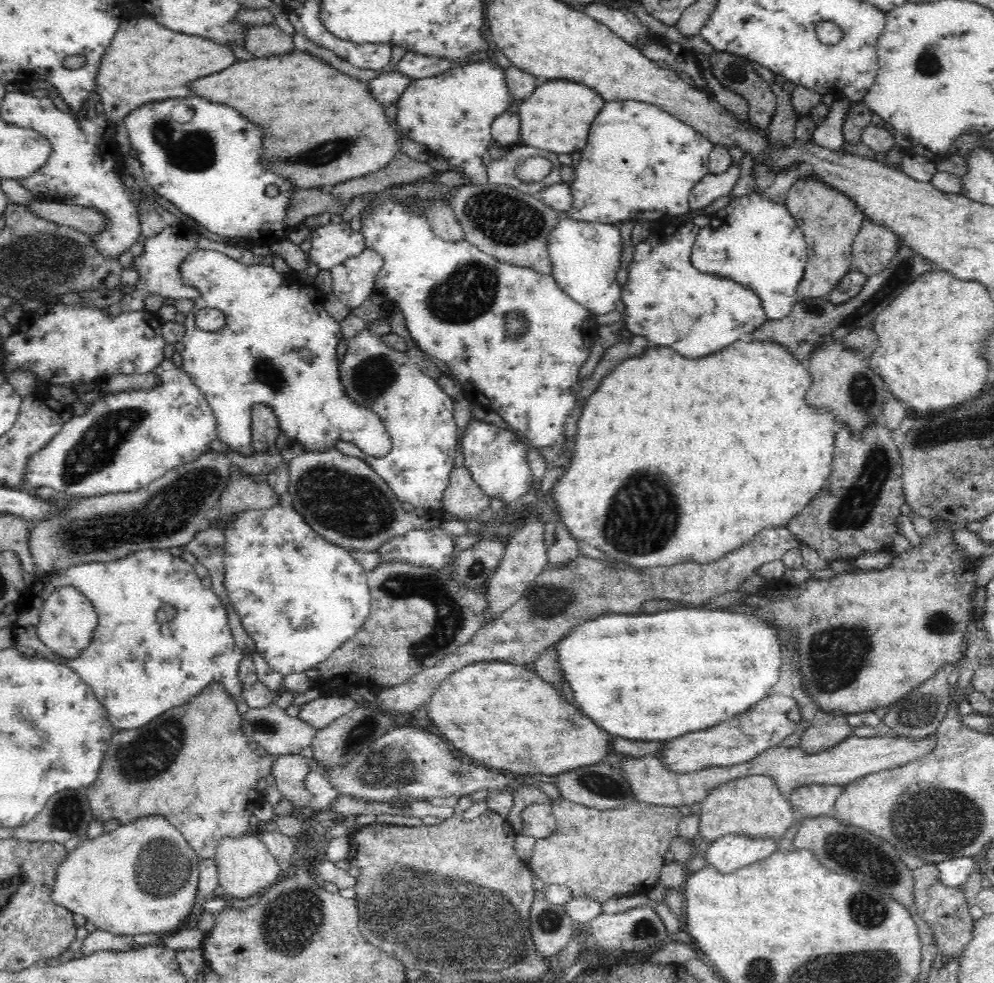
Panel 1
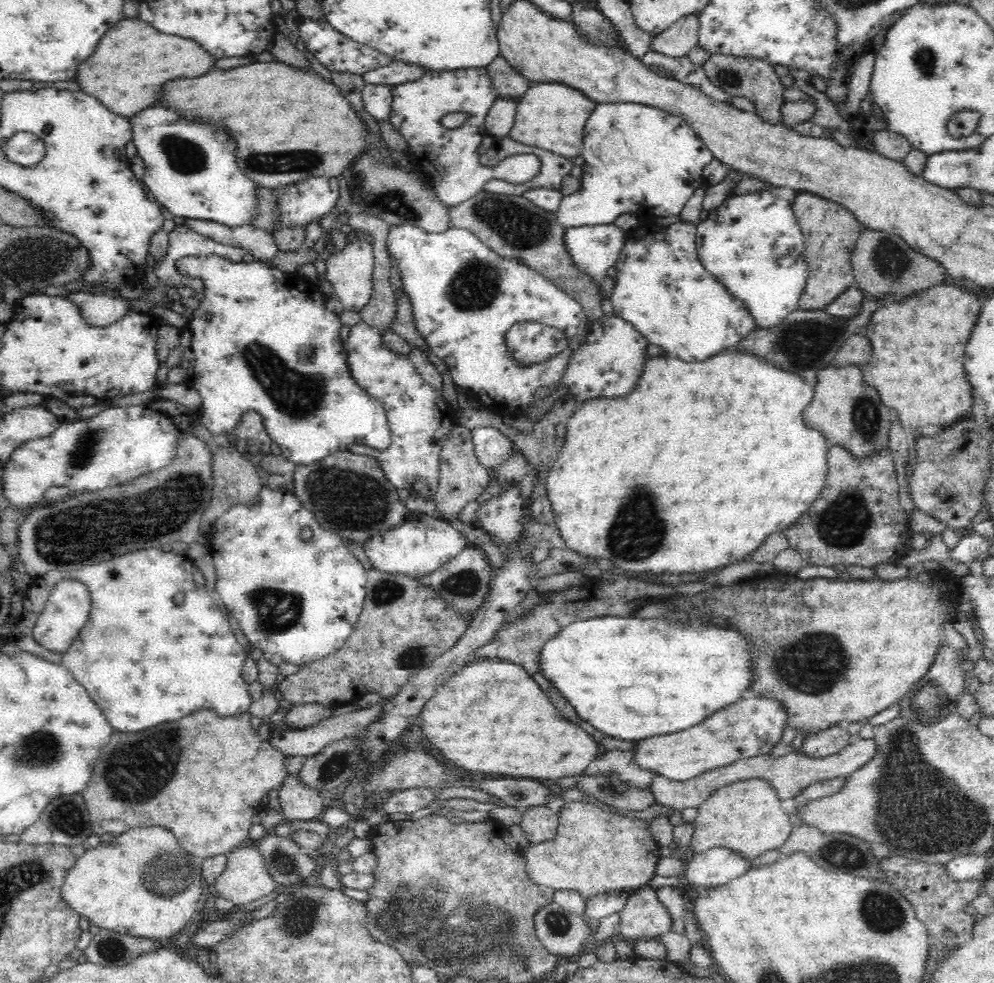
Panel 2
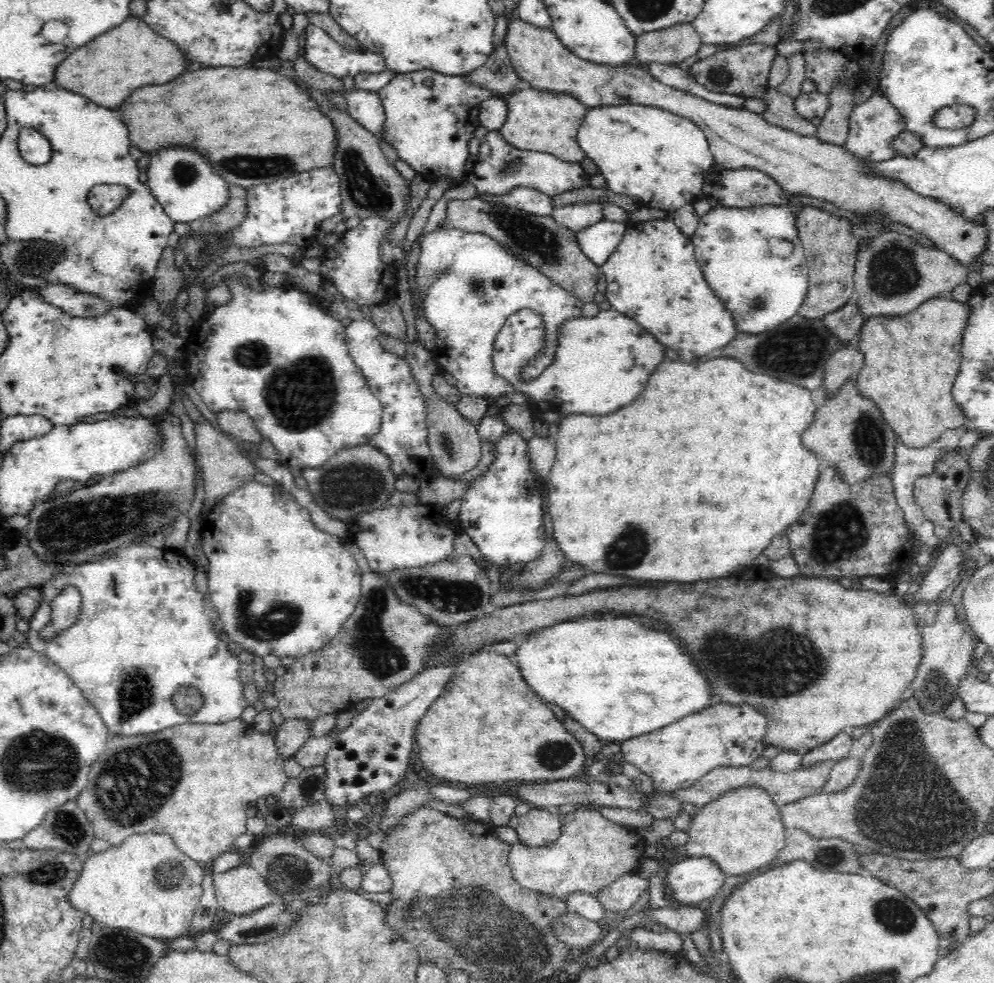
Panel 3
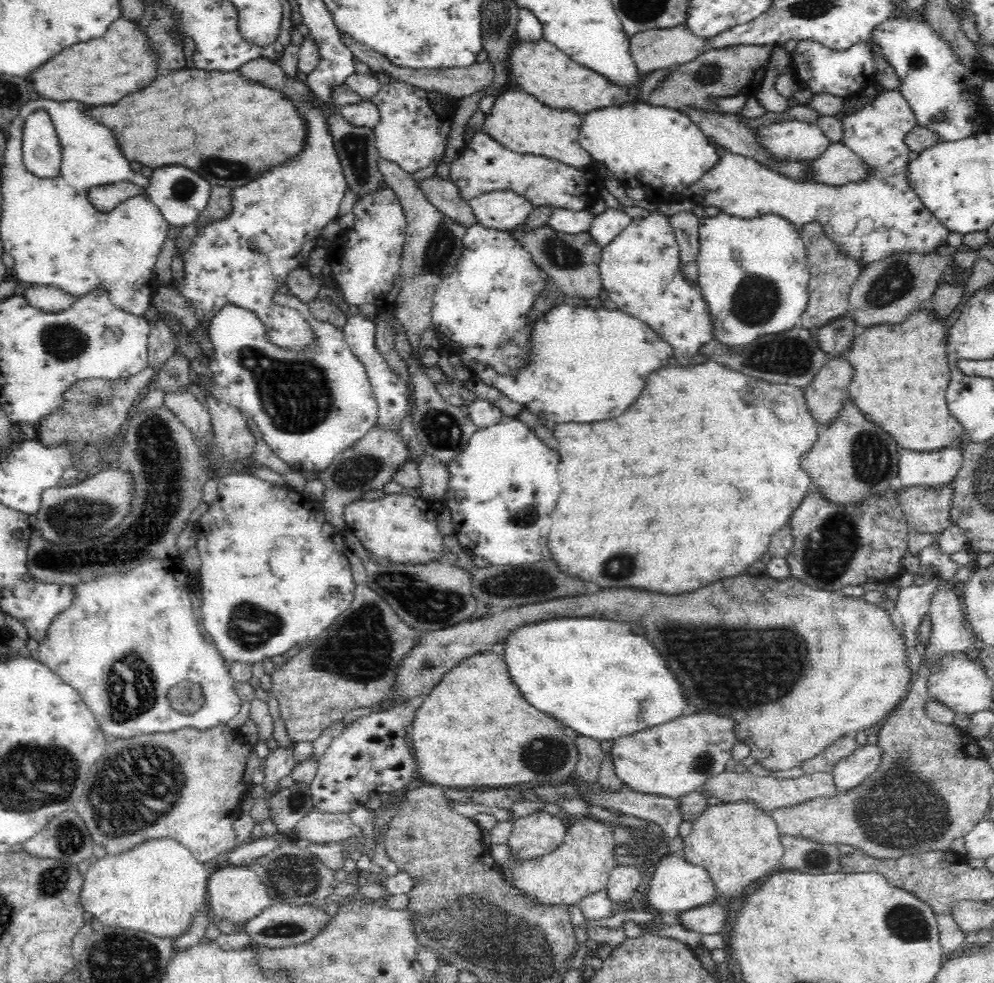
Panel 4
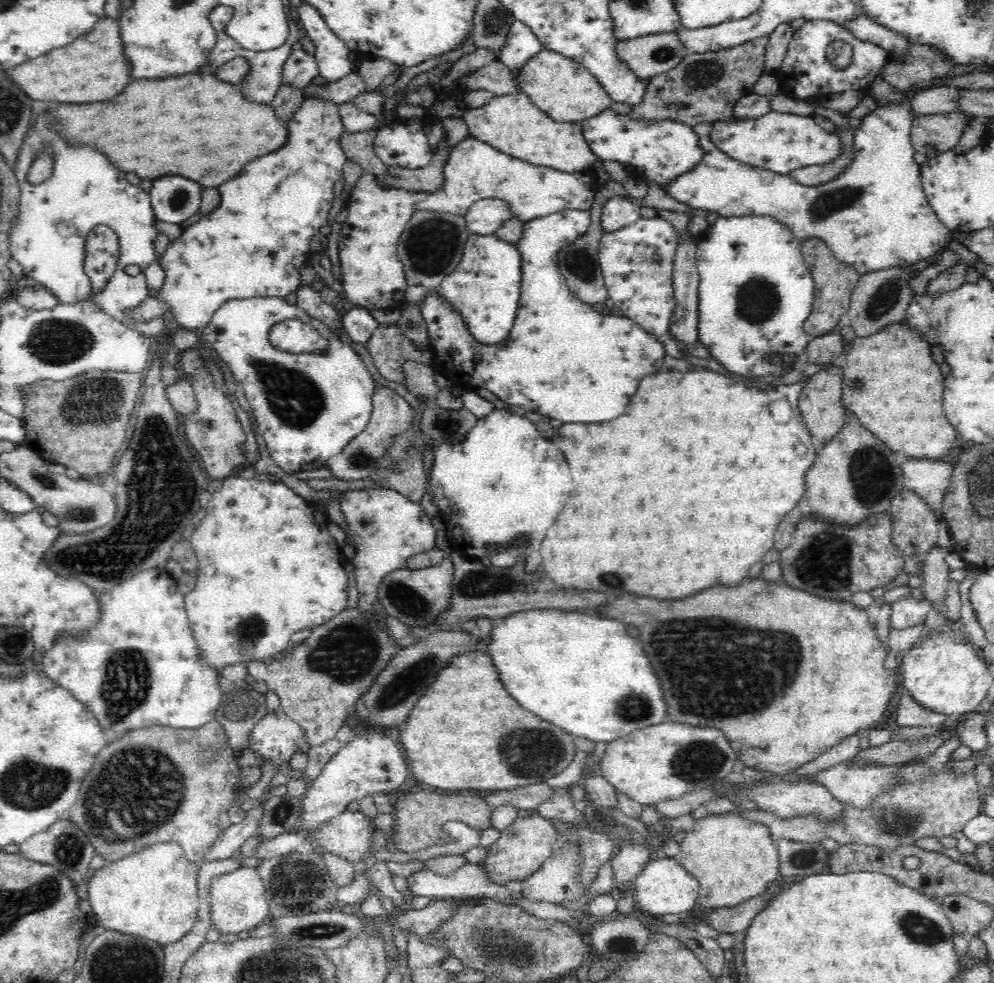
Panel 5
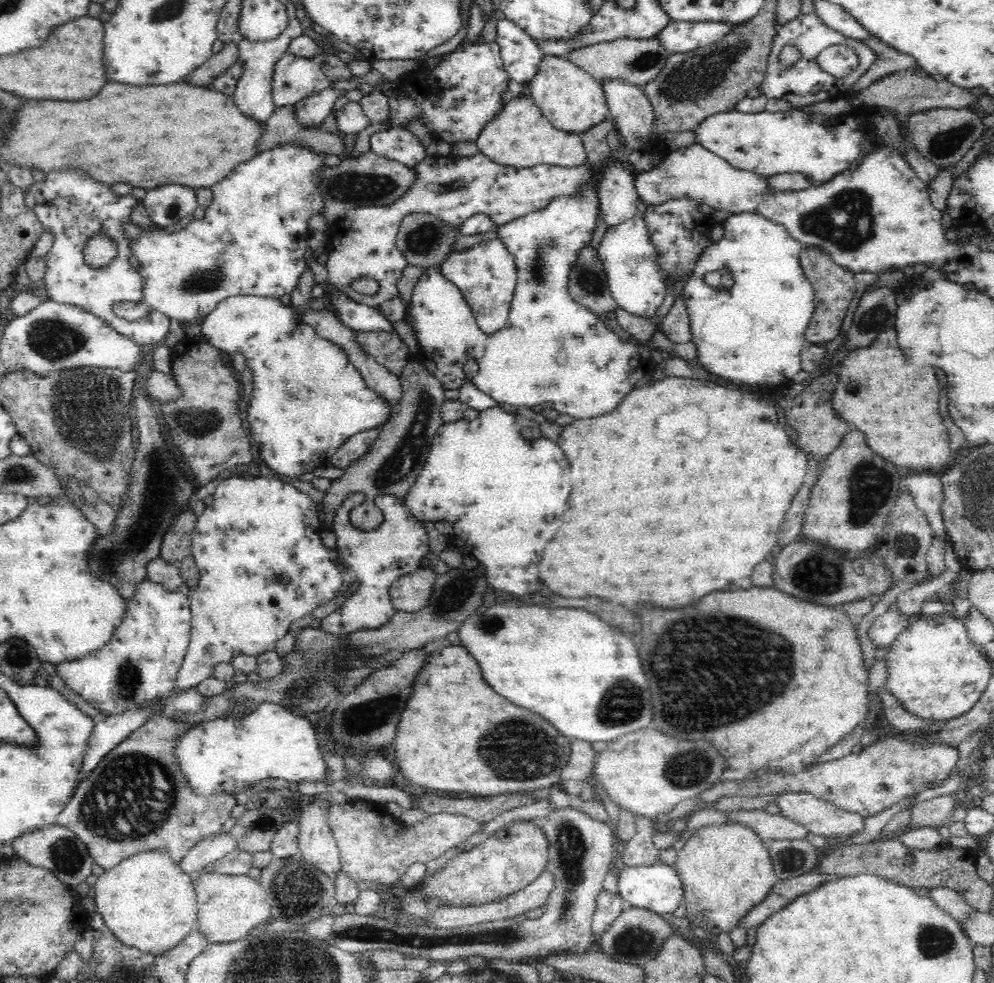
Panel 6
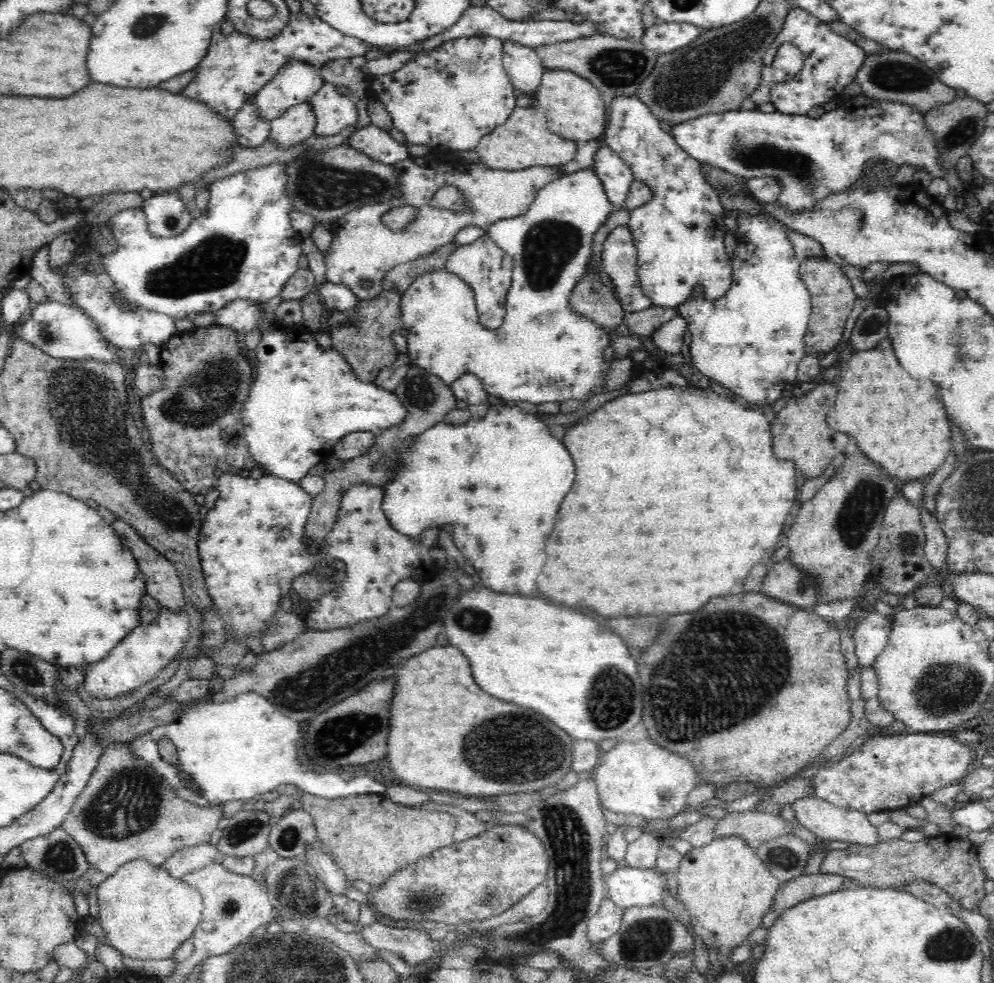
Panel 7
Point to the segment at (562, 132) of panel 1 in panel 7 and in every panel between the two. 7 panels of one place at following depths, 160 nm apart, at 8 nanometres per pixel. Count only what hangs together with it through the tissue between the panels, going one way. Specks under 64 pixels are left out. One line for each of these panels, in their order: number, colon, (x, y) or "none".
2: (551, 116)
3: (538, 120)
4: (520, 122)
5: (512, 123)
6: (519, 135)
7: (523, 141)

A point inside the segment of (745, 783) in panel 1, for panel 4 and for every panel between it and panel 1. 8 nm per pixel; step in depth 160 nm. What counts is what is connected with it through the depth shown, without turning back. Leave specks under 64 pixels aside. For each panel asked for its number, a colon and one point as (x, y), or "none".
2: (746, 816)
3: (741, 831)
4: (738, 843)

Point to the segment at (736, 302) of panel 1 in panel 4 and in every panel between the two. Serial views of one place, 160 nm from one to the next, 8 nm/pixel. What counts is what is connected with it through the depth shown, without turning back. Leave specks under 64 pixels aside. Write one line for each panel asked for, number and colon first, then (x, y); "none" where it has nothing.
2: (662, 289)
3: (653, 277)
4: (640, 269)

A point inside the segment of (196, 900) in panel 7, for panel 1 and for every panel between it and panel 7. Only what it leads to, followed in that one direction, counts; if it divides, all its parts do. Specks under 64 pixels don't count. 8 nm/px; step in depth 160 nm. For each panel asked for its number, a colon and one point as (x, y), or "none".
1: (143, 877)
2: (143, 883)
3: (146, 884)
4: (158, 888)
5: (153, 894)
6: (147, 901)

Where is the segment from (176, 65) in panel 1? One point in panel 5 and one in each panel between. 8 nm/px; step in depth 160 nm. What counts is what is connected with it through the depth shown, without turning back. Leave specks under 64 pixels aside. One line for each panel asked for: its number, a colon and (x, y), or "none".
2: (133, 62)
3: (107, 70)
4: (102, 71)
5: (94, 68)

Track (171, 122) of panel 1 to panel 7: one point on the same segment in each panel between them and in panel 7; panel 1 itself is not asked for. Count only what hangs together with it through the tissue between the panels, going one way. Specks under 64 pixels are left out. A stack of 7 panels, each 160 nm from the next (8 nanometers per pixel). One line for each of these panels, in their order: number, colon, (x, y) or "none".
2: (192, 173)
3: (182, 180)
4: (181, 195)
5: (174, 199)
6: (166, 205)
7: (167, 215)

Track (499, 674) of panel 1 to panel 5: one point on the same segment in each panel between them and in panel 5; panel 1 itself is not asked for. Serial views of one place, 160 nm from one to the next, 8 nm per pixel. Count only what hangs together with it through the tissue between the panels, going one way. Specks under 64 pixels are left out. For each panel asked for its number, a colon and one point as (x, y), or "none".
2: (525, 736)
3: (488, 725)
4: (475, 729)
5: (474, 735)

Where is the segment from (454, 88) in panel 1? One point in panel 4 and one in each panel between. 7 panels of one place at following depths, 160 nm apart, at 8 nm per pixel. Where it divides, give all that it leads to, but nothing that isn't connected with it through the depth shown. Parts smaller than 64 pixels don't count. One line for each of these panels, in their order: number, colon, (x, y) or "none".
2: (448, 159)
3: (430, 117)
4: (413, 130)

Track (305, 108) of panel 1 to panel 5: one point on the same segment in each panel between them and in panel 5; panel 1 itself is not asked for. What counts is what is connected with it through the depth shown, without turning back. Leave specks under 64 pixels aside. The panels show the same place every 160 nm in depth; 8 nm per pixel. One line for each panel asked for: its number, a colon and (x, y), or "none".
2: (274, 110)
3: (252, 112)
4: (215, 118)
5: (181, 125)

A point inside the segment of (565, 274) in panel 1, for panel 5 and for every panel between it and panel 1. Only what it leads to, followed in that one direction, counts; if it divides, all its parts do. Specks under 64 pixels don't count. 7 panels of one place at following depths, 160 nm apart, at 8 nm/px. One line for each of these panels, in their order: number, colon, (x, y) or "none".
2: (594, 249)
3: (598, 241)
4: (606, 226)
5: (617, 213)

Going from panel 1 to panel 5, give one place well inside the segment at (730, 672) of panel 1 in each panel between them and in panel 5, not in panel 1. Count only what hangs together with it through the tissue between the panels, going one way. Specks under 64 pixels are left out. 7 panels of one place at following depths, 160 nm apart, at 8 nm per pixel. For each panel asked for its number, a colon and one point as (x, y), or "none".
2: (633, 679)
3: (638, 680)
4: (593, 674)
5: (581, 672)

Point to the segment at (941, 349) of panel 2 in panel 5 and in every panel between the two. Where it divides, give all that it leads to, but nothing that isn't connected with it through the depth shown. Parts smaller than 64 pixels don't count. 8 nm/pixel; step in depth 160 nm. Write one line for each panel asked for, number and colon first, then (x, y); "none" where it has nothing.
3: (911, 361)
4: (901, 374)
5: (891, 382)

